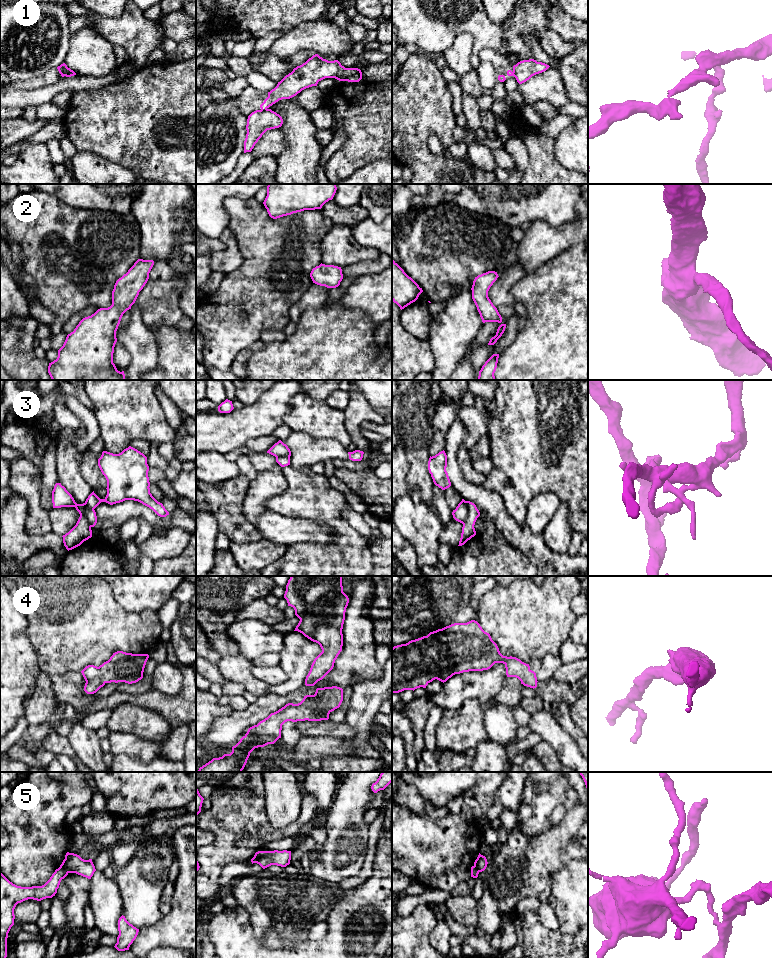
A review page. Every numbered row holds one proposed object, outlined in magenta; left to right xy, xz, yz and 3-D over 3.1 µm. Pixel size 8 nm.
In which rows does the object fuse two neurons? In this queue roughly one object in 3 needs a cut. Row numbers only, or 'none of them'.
1, 3, 5

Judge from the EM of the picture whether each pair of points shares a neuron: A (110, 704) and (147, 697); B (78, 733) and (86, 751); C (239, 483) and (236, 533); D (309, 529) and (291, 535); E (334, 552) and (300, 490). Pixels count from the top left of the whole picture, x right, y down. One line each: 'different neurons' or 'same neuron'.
A: same neuron
B: same neuron
C: same neuron
D: same neuron
E: same neuron

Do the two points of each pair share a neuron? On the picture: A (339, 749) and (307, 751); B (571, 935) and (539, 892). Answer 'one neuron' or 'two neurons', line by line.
A: one neuron
B: two neurons

